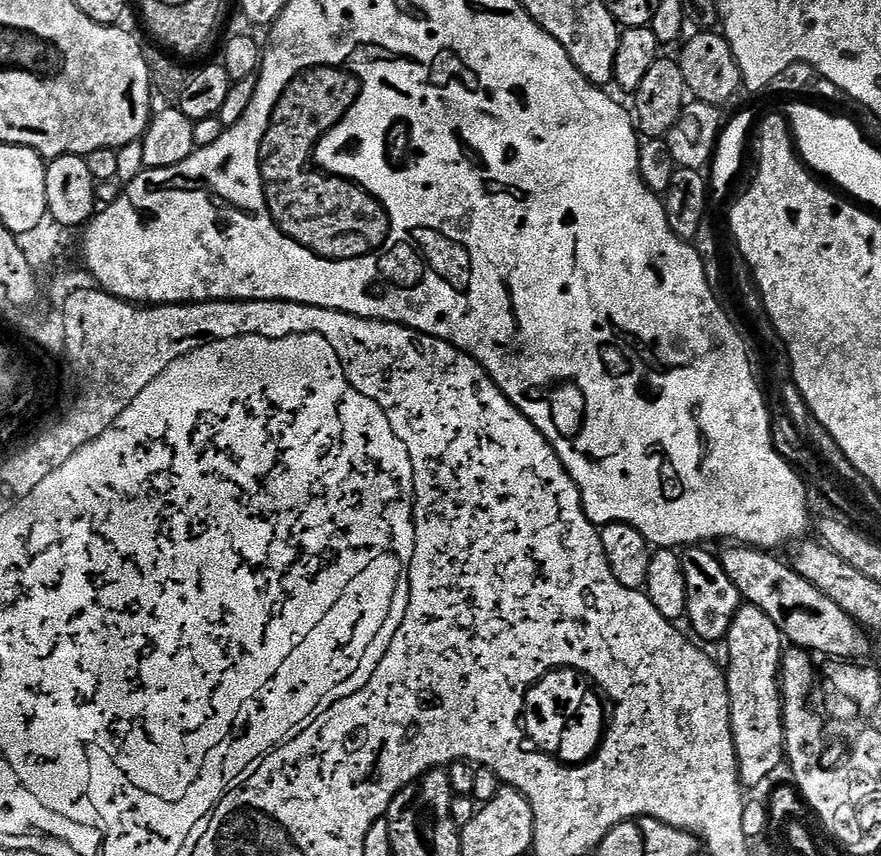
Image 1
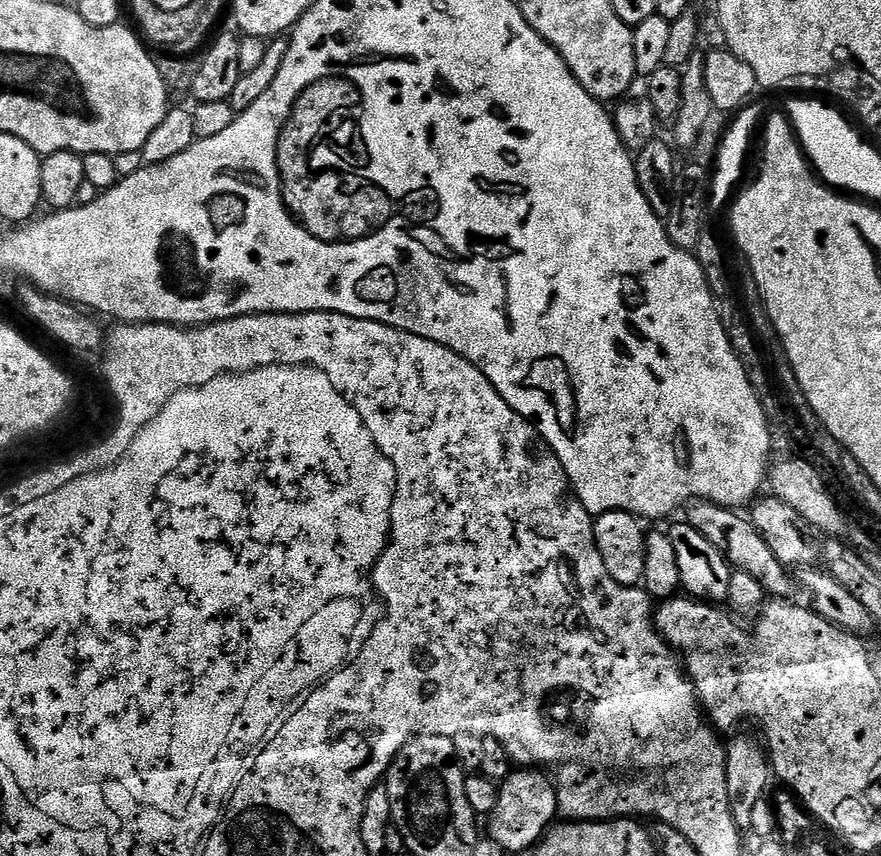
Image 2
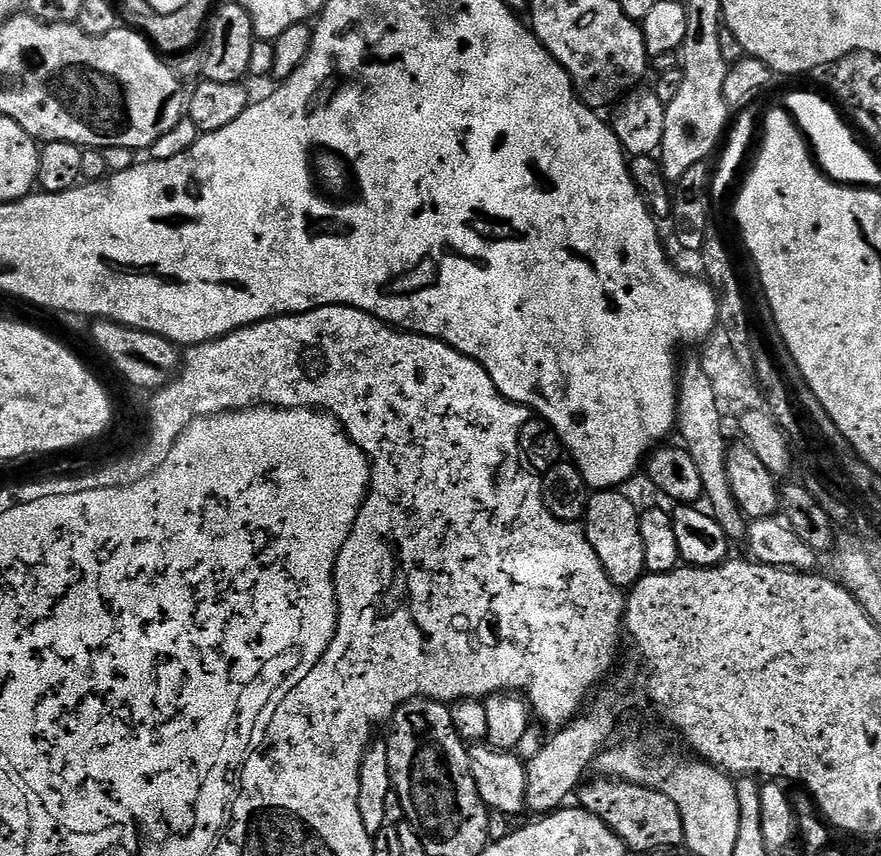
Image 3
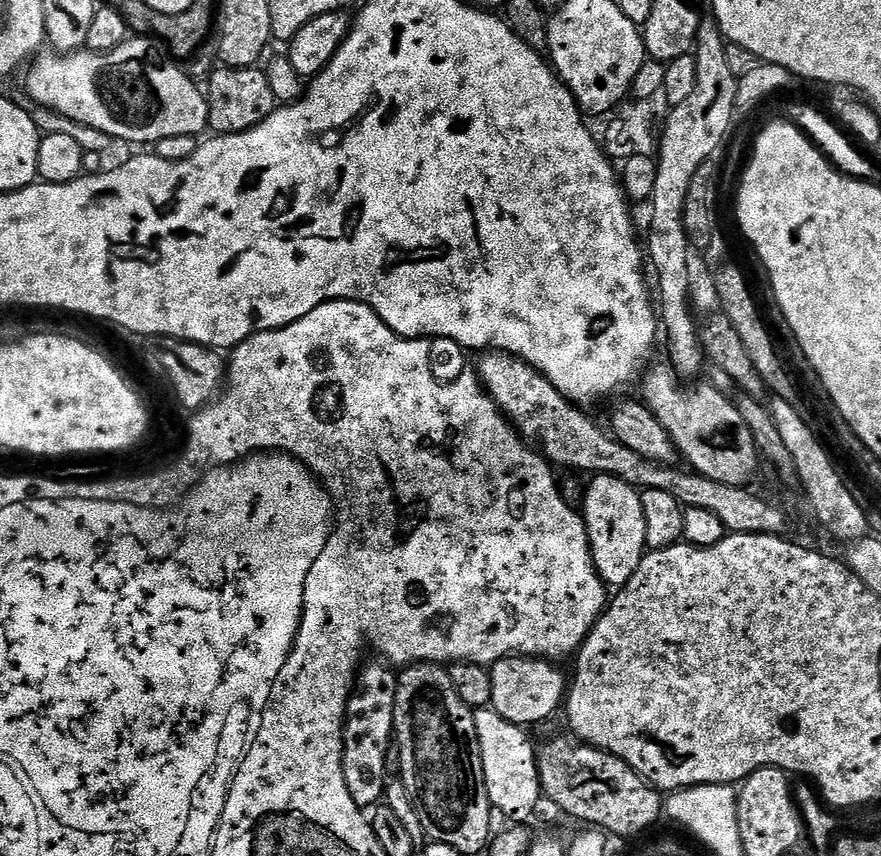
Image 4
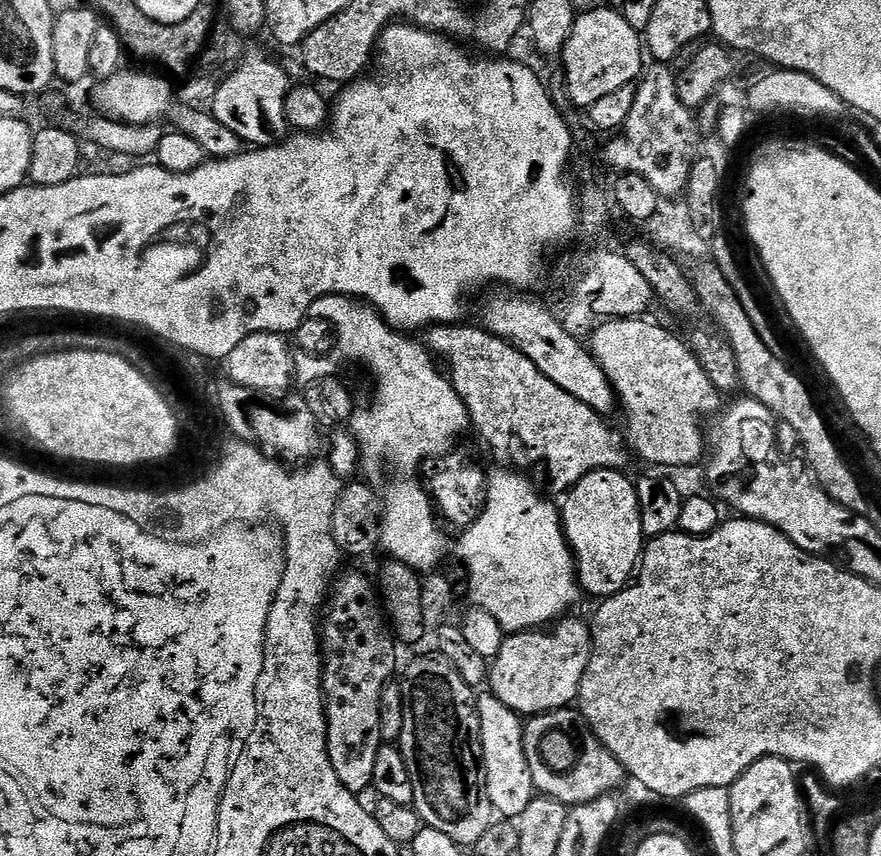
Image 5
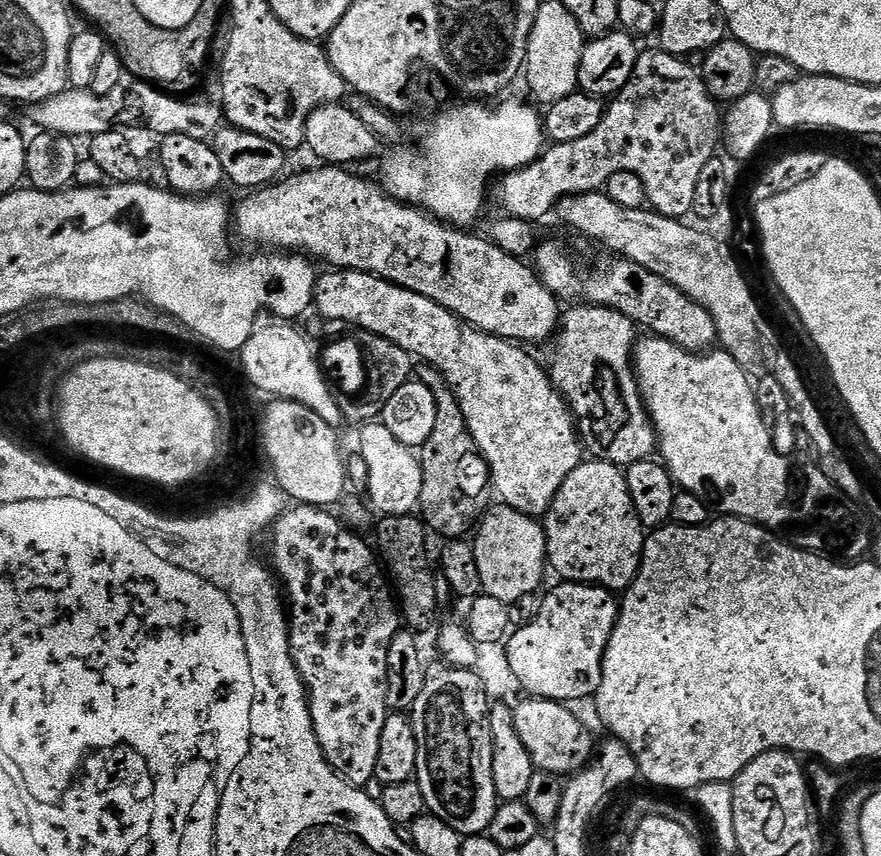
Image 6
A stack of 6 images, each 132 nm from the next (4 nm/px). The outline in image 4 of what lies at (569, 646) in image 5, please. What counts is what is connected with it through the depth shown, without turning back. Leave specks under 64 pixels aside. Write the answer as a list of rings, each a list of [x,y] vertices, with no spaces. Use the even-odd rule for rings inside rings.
[[[508,656],[491,665],[493,711],[510,724],[529,726],[548,720],[556,711],[561,711],[566,700],[566,676],[559,672],[555,663],[530,656]]]

